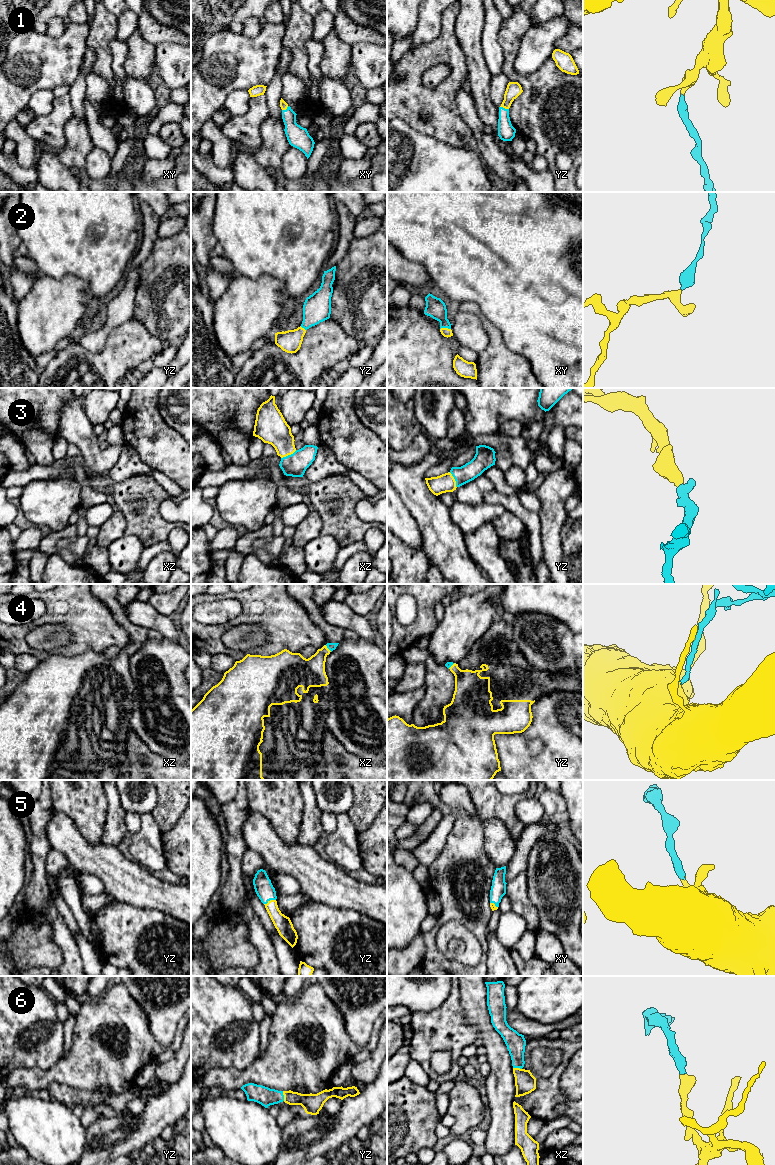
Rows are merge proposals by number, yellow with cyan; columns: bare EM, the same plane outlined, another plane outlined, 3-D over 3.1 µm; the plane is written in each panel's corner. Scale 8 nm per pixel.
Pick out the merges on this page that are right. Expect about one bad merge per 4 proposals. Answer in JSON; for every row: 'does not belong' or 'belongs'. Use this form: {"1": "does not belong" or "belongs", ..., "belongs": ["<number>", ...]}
{"1": "belongs", "2": "belongs", "3": "belongs", "4": "belongs", "5": "belongs", "6": "belongs", "belongs": ["1", "2", "3", "4", "5", "6"]}

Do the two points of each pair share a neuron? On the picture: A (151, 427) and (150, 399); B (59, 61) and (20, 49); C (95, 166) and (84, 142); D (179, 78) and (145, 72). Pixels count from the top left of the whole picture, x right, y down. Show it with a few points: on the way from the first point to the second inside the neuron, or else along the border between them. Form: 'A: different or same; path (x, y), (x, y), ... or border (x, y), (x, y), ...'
A: same; path (150, 420), (150, 406)
B: same; path (49, 61), (40, 56), (30, 55)
C: different; border (94, 145), (86, 157), (85, 170)
D: different; border (154, 45), (155, 67)

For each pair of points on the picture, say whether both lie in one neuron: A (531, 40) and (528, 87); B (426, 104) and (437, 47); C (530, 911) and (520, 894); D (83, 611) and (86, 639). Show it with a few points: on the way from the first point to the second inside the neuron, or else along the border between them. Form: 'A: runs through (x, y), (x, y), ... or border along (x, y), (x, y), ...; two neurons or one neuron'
A: border along (547, 58), (526, 75), (520, 75), (513, 68); two neurons
B: runs through (416, 90), (416, 68), (423, 61); one neuron
C: runs through (526, 907), (520, 901), (520, 898); one neuron
D: runs through (86, 618), (86, 632); one neuron

